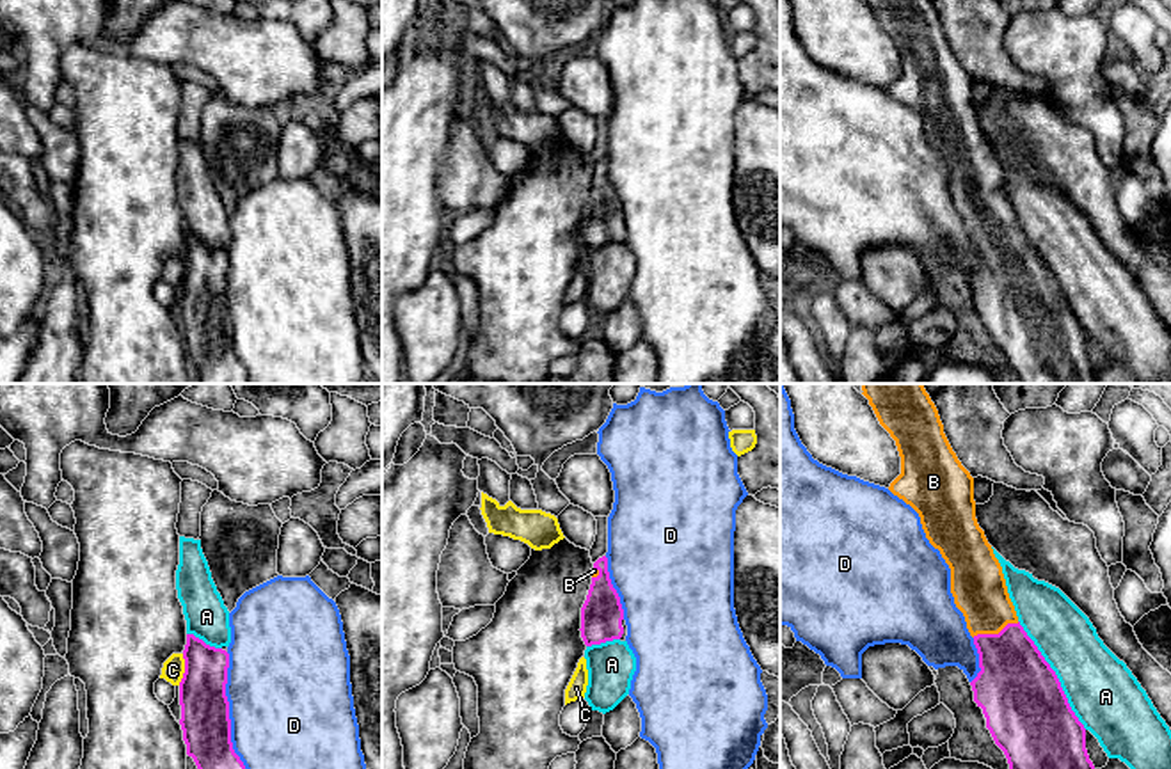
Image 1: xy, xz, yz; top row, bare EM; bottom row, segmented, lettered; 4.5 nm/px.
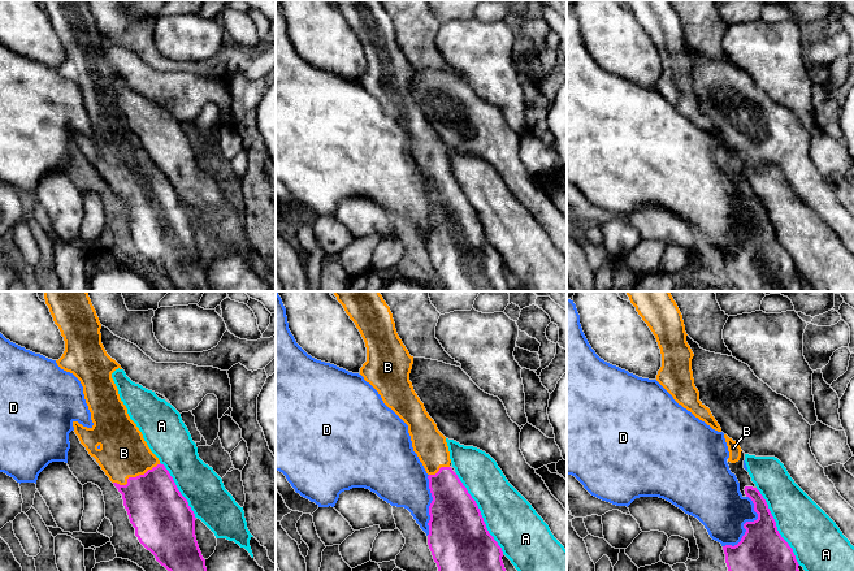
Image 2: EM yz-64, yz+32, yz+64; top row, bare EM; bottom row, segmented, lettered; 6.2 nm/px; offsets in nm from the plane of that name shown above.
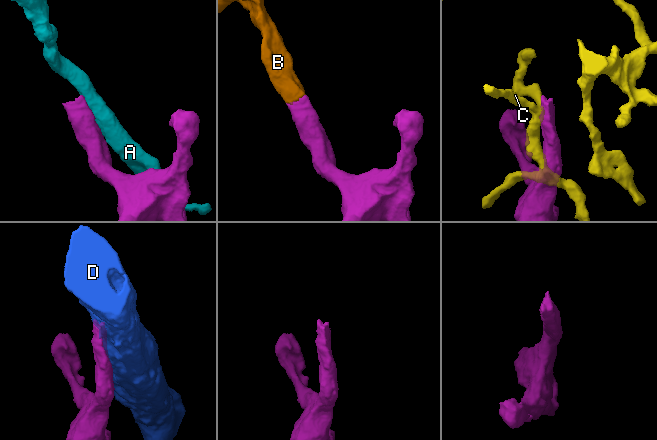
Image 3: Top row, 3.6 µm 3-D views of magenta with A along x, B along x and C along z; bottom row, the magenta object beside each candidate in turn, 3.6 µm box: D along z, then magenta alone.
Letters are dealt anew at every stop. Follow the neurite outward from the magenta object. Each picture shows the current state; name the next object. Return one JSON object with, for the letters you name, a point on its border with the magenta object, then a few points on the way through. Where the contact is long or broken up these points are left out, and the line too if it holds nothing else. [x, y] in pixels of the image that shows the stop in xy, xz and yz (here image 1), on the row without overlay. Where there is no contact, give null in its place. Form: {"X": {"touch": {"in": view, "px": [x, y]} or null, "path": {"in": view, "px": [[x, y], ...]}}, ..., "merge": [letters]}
{"B": {"touch": {"in": "yz", "px": [995, 237]}, "path": {"in": "yz", "px": [[1015, 288], [1011, 267], [995, 237], [978, 187]]}}, "merge": ["B"]}

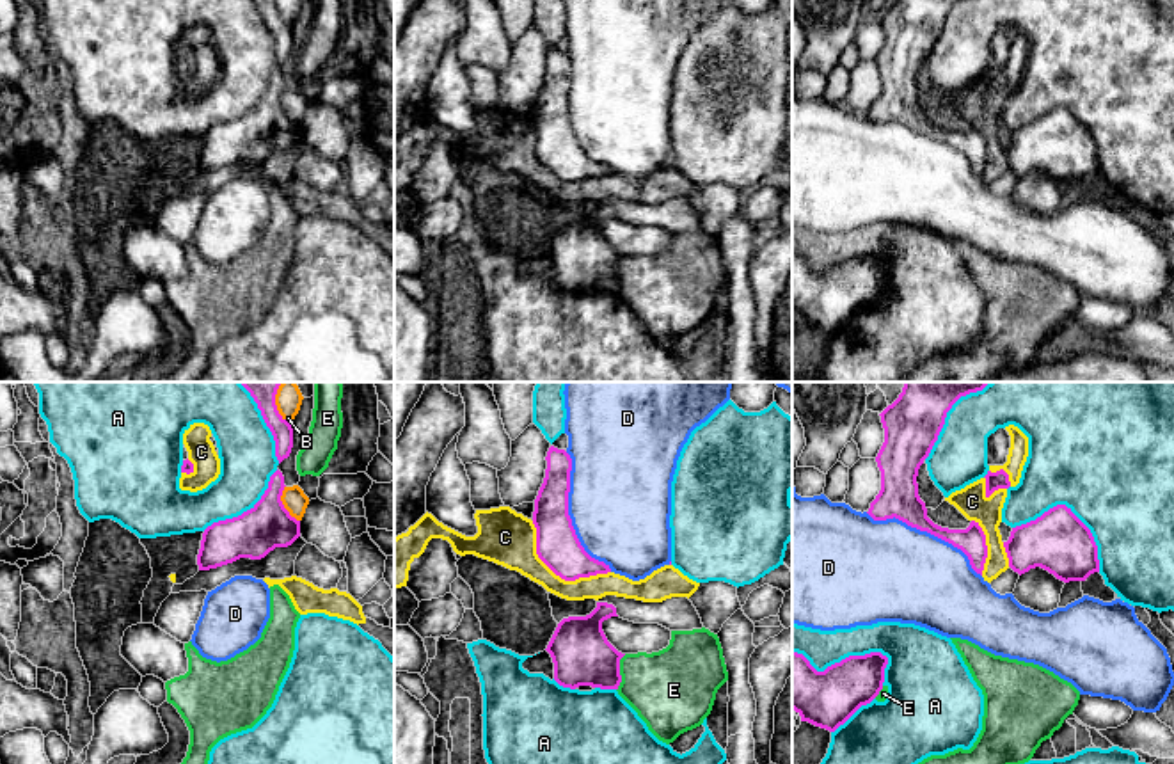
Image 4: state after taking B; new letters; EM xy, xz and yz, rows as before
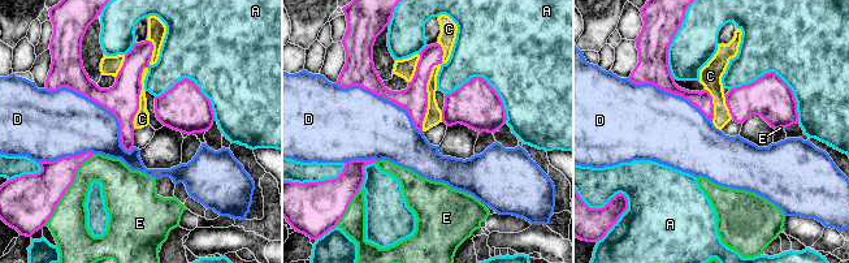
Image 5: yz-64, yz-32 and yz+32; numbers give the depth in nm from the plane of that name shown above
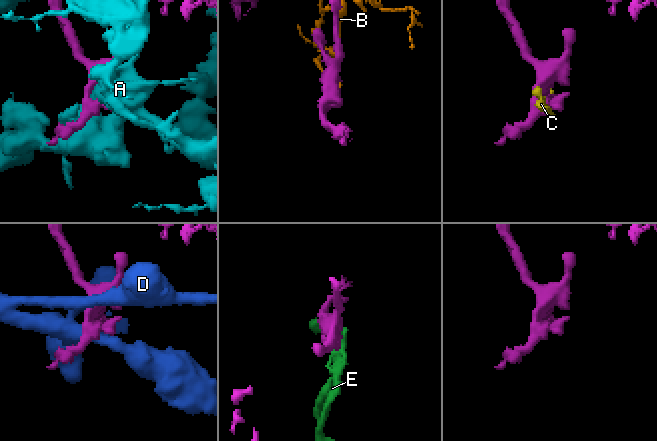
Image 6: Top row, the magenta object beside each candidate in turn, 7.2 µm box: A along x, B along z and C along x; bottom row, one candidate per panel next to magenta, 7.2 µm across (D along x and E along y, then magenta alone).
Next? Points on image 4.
{"merge": []}

